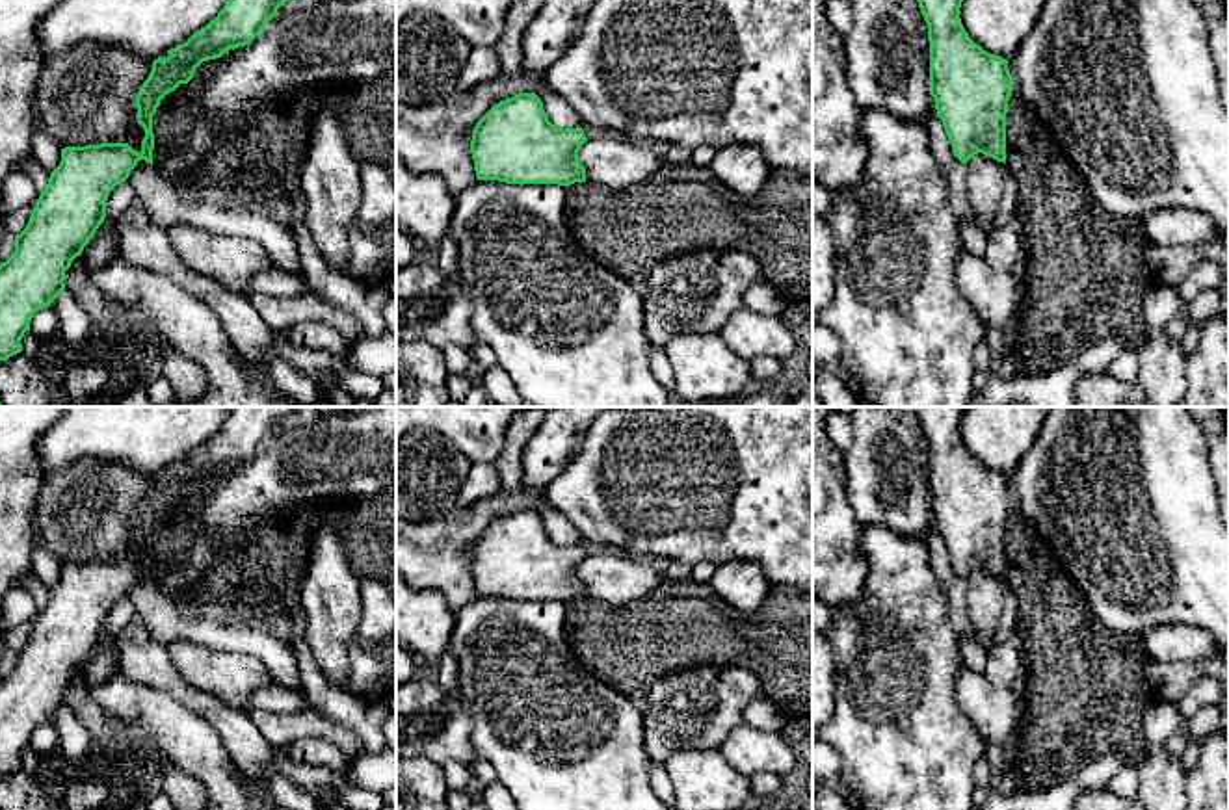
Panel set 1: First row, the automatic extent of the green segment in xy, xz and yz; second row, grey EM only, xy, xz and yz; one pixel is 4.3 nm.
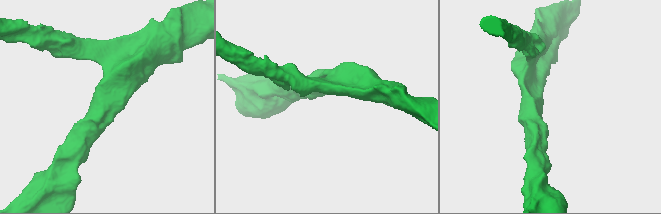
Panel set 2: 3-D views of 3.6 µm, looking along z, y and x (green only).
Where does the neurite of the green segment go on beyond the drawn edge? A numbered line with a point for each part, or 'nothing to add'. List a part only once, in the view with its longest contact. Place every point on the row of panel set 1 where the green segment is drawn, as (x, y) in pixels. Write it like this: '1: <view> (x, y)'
nothing to add

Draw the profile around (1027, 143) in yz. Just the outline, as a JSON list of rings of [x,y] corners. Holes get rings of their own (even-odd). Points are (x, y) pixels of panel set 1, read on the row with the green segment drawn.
[[[1013,84],[1006,113],[1006,165],[1017,180],[1017,189],[1024,189],[1026,163],[1065,160],[1067,158],[1052,141],[1049,132],[1023,104],[1021,95]]]

